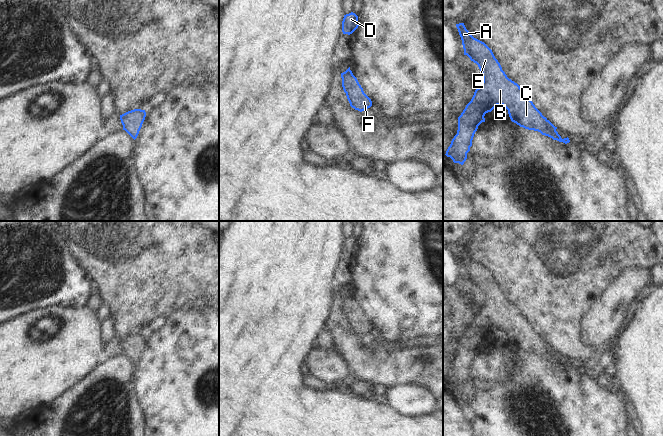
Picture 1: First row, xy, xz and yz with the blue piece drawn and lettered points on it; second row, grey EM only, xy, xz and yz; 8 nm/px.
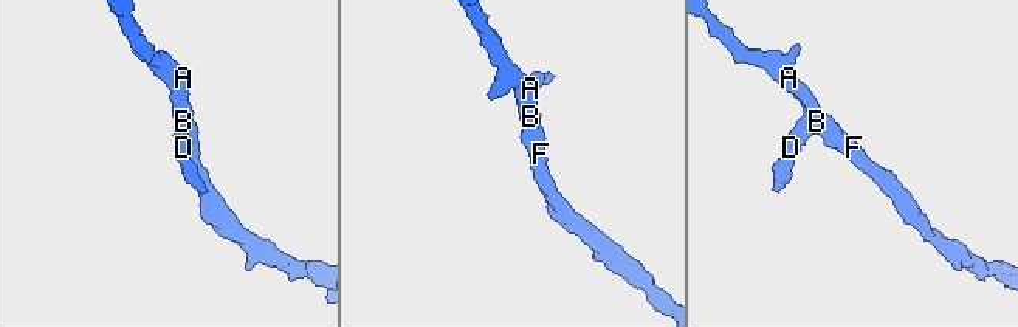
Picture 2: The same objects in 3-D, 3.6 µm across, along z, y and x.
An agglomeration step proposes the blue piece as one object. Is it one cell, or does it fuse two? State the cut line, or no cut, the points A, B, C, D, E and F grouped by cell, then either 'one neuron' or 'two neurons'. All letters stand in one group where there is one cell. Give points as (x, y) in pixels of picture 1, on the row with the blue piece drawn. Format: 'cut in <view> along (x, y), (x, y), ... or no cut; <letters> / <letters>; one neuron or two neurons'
no cut; A B C D E F; one neuron

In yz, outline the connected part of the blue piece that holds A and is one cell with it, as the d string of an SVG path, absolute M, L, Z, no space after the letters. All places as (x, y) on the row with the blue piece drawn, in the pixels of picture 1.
M464 23L456 24L456 27L462 40L464 55L478 65L483 82L458 117L457 134L445 155L454 163L463 165L478 126L485 122L485 114L497 105L503 105L508 110L511 121L520 127L569 143L569 138L562 139L556 131L557 127L542 115L520 86L507 77L492 50L484 42L474 38Z

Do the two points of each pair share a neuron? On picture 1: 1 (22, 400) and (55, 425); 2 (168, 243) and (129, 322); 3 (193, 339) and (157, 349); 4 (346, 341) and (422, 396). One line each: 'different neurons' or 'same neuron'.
1: different neurons
2: same neuron
3: same neuron
4: different neurons

